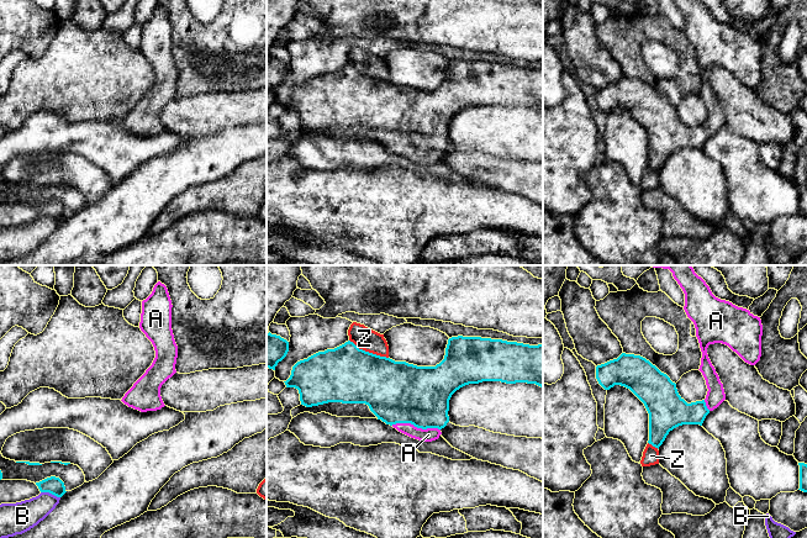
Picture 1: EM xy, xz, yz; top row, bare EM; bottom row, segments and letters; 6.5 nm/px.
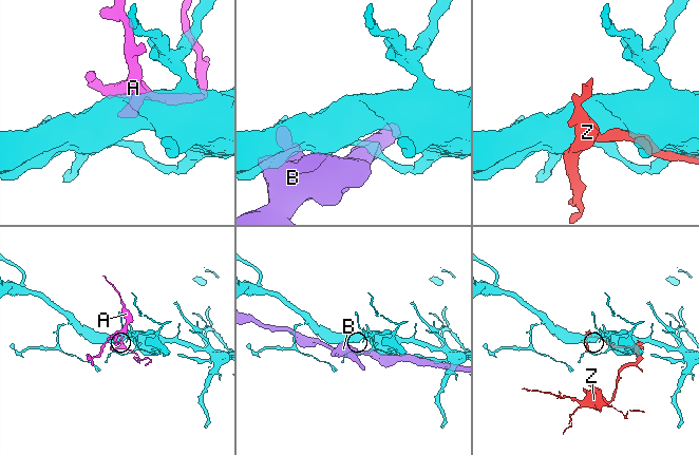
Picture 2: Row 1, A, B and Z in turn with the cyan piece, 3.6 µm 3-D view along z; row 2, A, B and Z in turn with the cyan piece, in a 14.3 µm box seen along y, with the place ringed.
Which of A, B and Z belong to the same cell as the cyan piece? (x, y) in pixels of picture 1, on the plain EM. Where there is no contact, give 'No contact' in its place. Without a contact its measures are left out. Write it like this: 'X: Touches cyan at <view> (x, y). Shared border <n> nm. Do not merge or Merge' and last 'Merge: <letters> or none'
A: Touches cyan at xz (416, 149). Shared border 320 nm. Merge
B: Touches cyan at xy (51, 216). Shared border 130 nm. Do not merge
Z: Touches cyan at xz (368, 75). Shared border 280 nm. Do not merge
Merge: A

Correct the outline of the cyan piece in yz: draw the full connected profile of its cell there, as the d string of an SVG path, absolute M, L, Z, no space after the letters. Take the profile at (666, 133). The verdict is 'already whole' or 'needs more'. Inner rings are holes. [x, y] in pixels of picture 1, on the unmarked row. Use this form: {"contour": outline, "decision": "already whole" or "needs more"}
{"contour": "M701 0L674 2L685 17L684 33L696 52L702 75L698 94L708 112L706 122L687 127L679 118L676 107L640 79L622 77L617 83L596 90L596 102L605 114L624 110L644 127L649 137L648 167L658 173L670 154L682 148L702 149L706 139L726 123L723 107L707 78L710 68L728 69L750 89L761 80L760 41L716 21Z", "decision": "needs more"}

